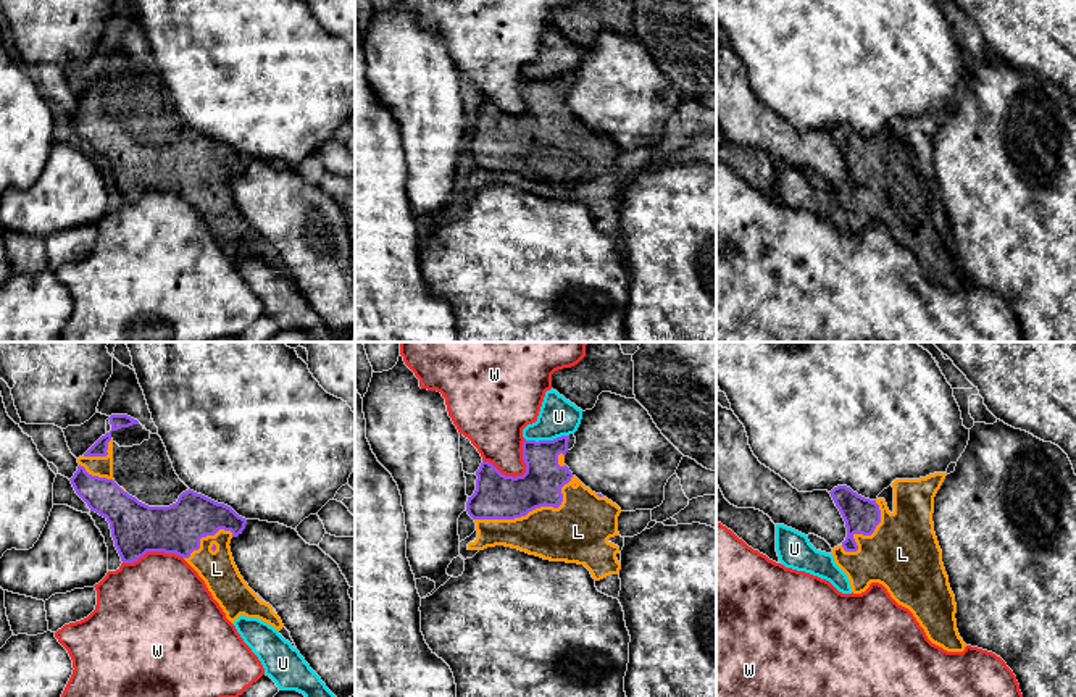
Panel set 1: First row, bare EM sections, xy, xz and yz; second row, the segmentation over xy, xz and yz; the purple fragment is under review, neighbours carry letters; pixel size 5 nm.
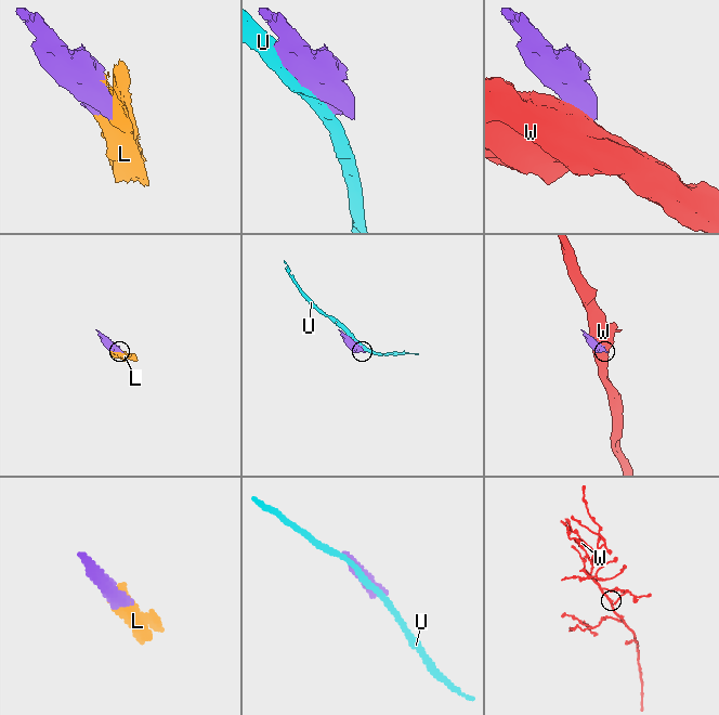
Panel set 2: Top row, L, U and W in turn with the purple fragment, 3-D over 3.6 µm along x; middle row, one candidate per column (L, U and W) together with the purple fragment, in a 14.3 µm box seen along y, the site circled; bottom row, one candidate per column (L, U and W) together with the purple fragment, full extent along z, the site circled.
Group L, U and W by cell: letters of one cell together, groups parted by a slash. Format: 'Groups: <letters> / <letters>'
Groups: L / U / W

